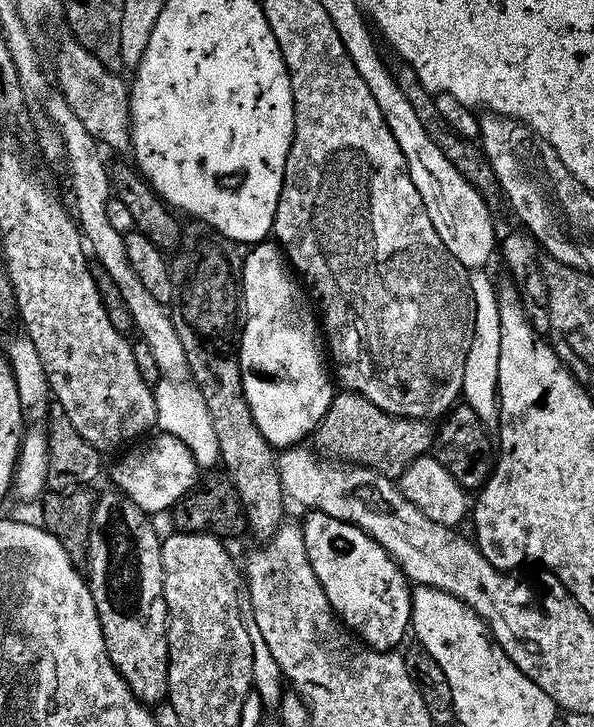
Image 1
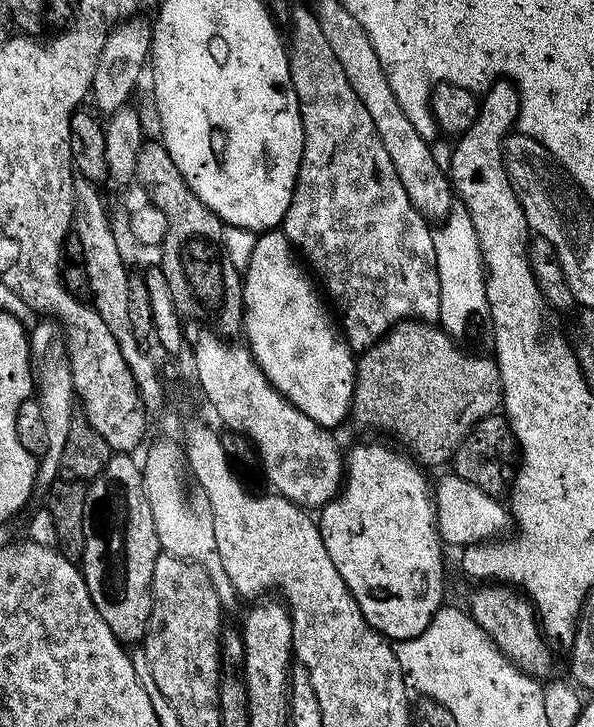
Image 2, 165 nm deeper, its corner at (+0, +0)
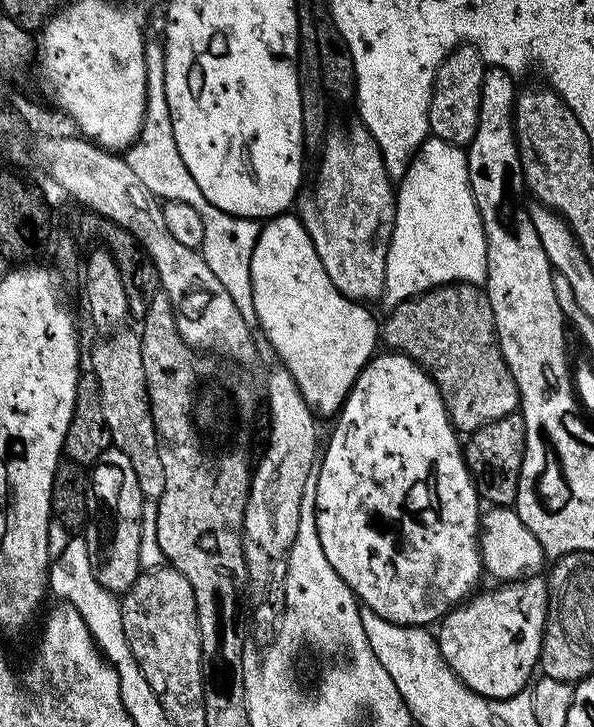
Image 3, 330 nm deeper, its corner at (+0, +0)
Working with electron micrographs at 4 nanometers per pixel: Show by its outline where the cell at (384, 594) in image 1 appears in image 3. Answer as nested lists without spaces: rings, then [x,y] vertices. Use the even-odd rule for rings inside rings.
[[[391,350],[382,352],[373,355],[358,374],[354,386],[348,391],[348,397],[344,399],[344,405],[340,407],[339,413],[335,417],[334,423],[336,425],[333,426],[332,433],[328,436],[328,445],[325,448],[323,445],[322,455],[319,457],[318,467],[314,472],[318,542],[322,542],[322,551],[326,553],[326,559],[329,560],[330,566],[334,566],[334,570],[338,570],[342,582],[346,582],[346,586],[350,586],[350,590],[363,607],[374,610],[374,614],[395,624],[432,626],[447,612],[452,611],[457,604],[473,595],[474,589],[477,587],[475,584],[479,582],[480,576],[482,577],[480,562],[482,501],[480,495],[476,493],[476,483],[472,481],[472,475],[468,473],[468,467],[464,461],[461,437],[452,426],[452,420],[448,417],[448,408],[445,406],[438,386],[433,382],[432,377],[415,360],[405,356],[403,352]]]

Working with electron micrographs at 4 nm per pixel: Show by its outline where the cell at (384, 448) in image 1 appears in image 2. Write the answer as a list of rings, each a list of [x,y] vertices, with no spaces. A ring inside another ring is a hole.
[[[414,320],[397,324],[396,327],[391,328],[378,343],[371,344],[357,359],[356,385],[352,391],[350,420],[351,423],[356,423],[360,428],[381,428],[384,432],[393,432],[405,444],[403,447],[406,449],[407,455],[411,456],[417,464],[423,466],[425,469],[436,468],[439,464],[447,465],[451,461],[452,455],[458,450],[458,446],[466,438],[466,434],[470,434],[470,430],[478,422],[482,422],[482,418],[493,415],[501,407],[503,395],[504,391],[502,390],[502,382],[500,381],[500,367],[496,365],[496,361],[491,355],[477,354],[472,350],[465,350],[452,339],[449,333],[445,332],[443,328],[437,326],[435,323]]]

